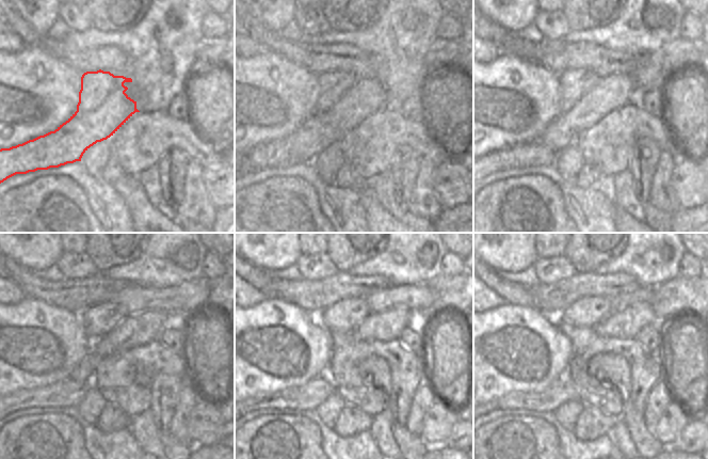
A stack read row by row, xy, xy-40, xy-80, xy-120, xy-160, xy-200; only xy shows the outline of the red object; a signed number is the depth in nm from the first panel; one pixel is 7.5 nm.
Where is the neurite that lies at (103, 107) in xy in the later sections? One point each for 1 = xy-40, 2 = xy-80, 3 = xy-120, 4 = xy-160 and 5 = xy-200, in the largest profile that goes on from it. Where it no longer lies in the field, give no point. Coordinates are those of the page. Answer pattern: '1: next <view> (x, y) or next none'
1: next xy-40 (341, 106)
2: next xy-80 (581, 90)
3: next xy-120 (102, 322)
4: next xy-160 (348, 315)
5: next xy-200 (590, 312)

